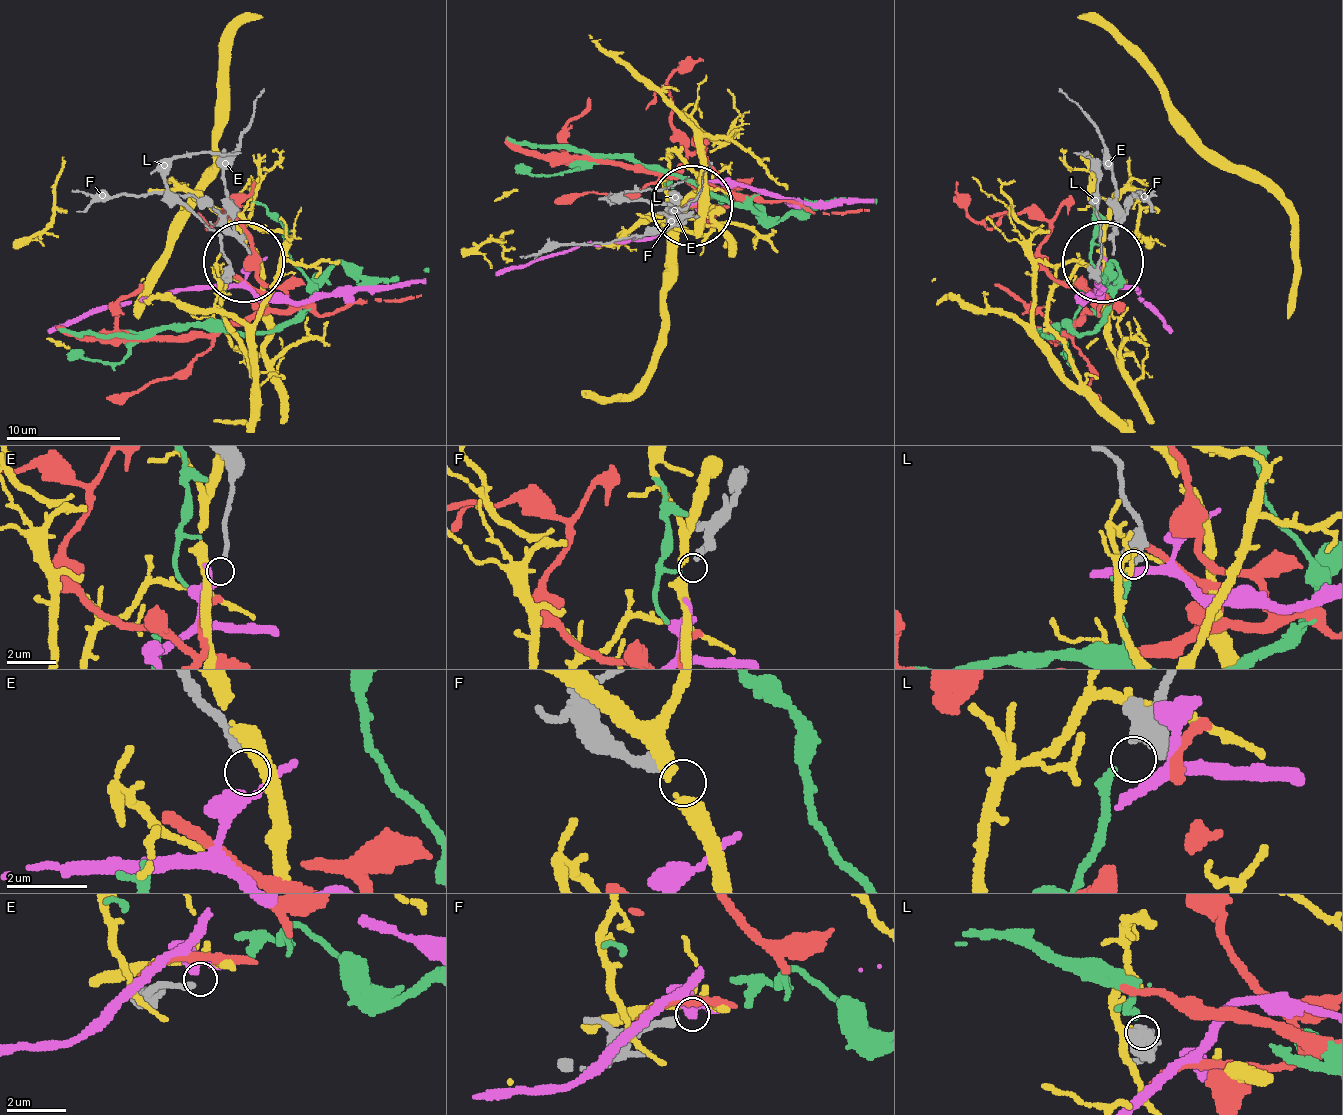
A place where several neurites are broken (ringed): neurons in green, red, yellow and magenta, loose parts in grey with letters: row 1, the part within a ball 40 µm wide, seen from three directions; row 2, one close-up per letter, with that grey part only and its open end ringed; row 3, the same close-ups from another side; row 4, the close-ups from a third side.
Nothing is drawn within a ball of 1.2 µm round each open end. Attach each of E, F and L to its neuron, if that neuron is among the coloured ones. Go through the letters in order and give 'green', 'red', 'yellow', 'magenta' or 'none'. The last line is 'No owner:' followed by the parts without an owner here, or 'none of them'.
E: magenta
F: none
L: green
No owner: F

